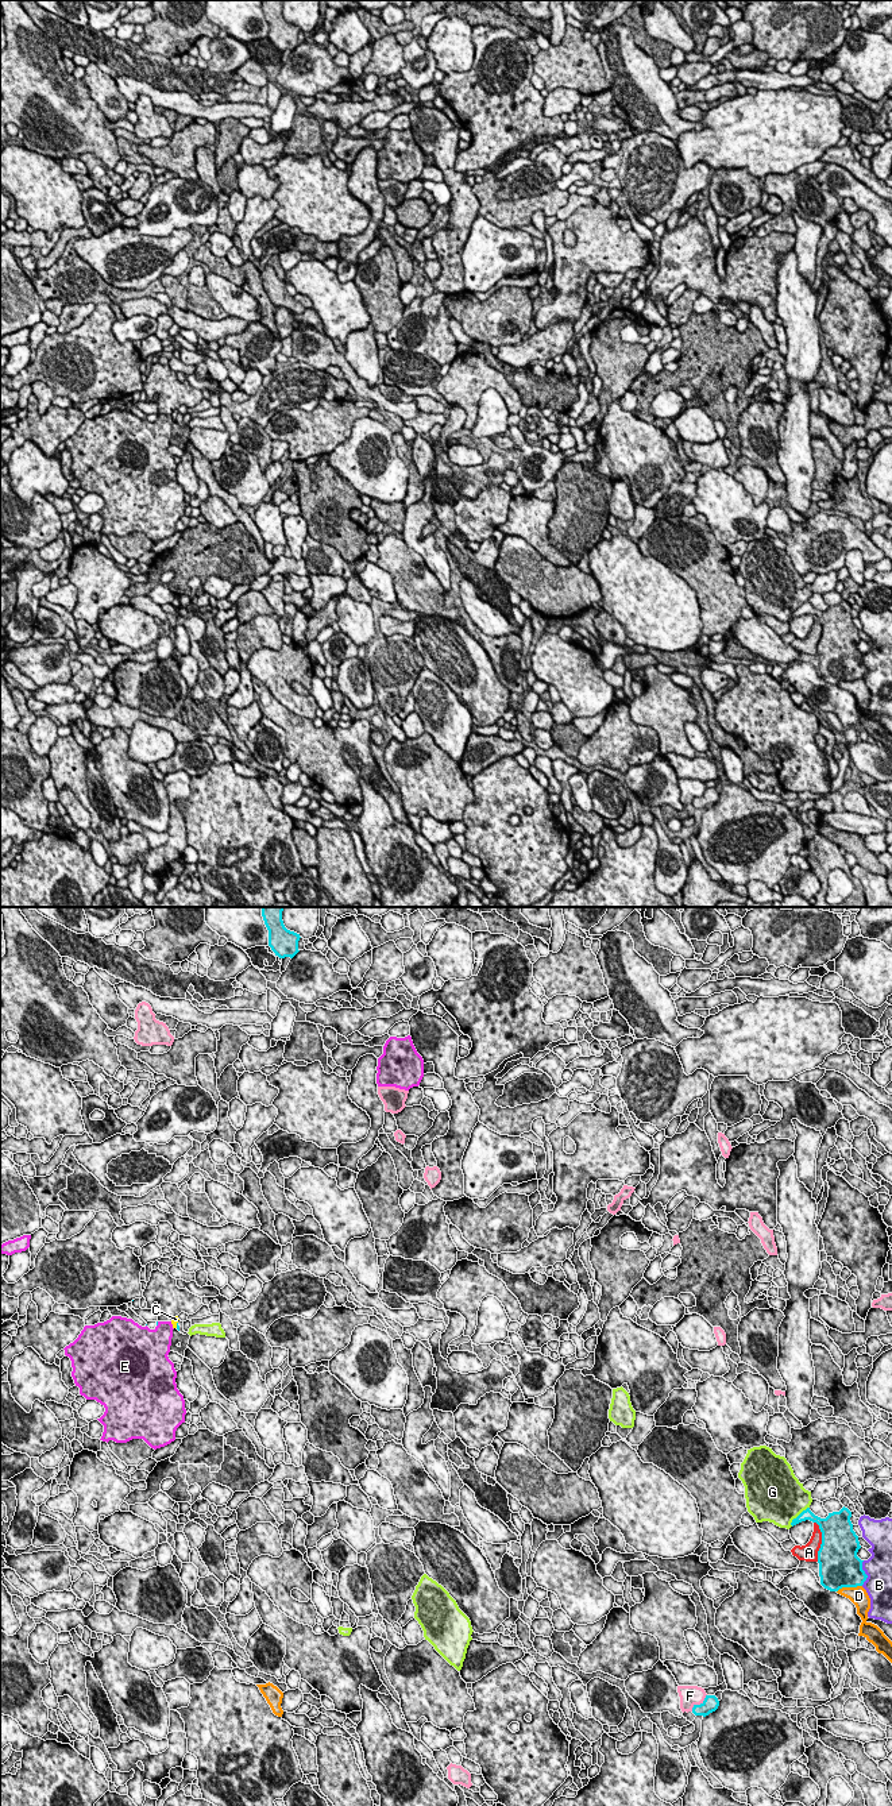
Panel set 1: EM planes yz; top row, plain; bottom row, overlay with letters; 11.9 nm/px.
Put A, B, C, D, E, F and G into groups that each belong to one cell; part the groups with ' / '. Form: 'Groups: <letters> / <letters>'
Groups: A / B / C / D / E G / F

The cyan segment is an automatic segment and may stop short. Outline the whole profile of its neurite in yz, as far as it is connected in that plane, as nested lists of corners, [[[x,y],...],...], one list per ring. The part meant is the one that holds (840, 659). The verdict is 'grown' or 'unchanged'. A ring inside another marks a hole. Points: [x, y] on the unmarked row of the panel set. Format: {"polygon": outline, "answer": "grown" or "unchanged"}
{"polygon": [[[845,599],[839,605],[829,606],[826,611],[815,609],[807,601],[791,615],[793,620],[810,613],[819,618],[822,625],[818,644],[819,669],[820,678],[830,684],[862,679],[868,671],[862,663],[864,653],[857,649],[861,638],[850,610],[852,605]]], "answer": "unchanged"}

